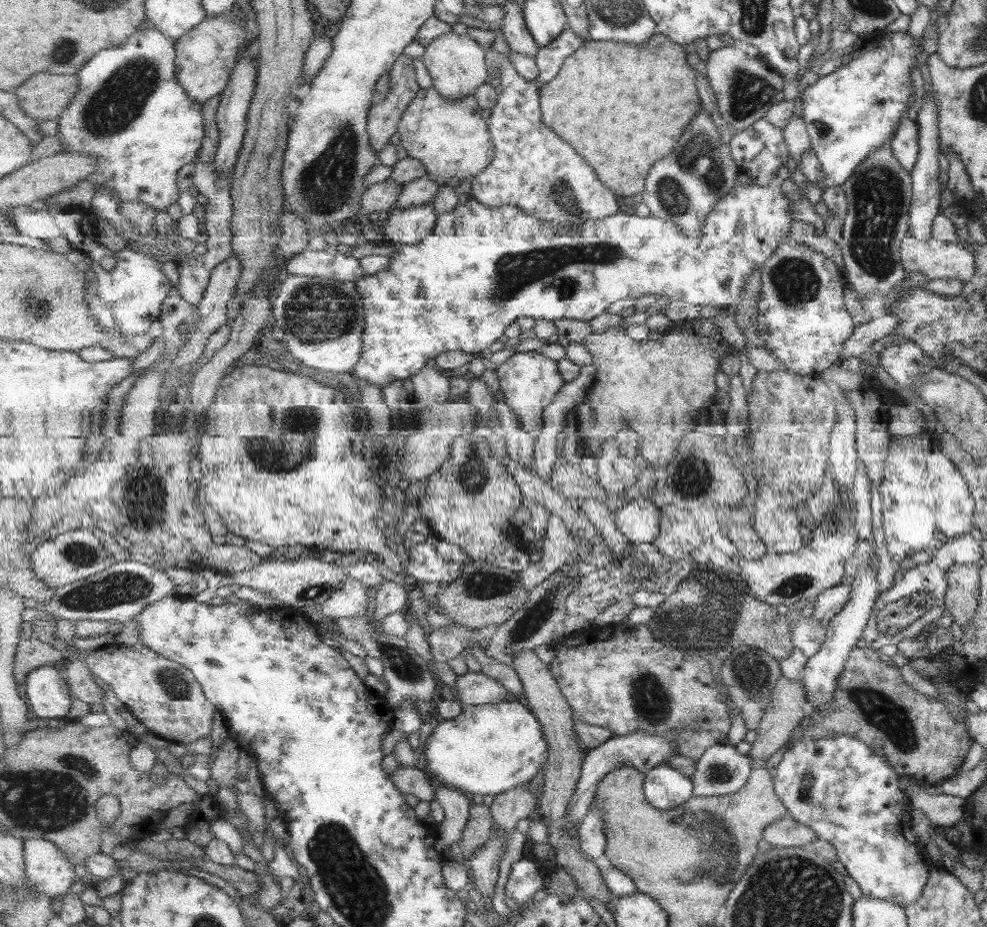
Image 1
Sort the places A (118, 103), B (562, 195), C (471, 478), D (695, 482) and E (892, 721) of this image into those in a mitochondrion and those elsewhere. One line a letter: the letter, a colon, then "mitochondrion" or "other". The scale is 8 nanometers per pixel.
A: mitochondrion
B: mitochondrion
C: mitochondrion
D: mitochondrion
E: mitochondrion

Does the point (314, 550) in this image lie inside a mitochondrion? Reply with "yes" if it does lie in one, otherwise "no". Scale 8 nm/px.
no

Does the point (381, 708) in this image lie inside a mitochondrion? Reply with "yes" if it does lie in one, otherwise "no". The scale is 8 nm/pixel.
no

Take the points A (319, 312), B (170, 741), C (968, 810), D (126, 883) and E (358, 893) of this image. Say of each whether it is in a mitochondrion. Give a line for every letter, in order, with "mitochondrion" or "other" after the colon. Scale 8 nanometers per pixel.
A: mitochondrion
B: other
C: other
D: other
E: mitochondrion

